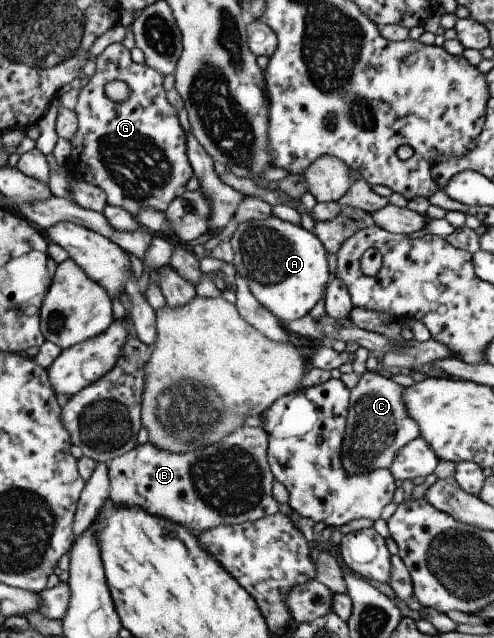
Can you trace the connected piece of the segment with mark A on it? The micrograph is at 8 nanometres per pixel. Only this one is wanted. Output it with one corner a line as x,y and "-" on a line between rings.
273,214
255,221
240,223
233,233
236,274
246,279
252,294
280,321
293,321
308,314
325,296
330,278
328,252
322,241
302,227

